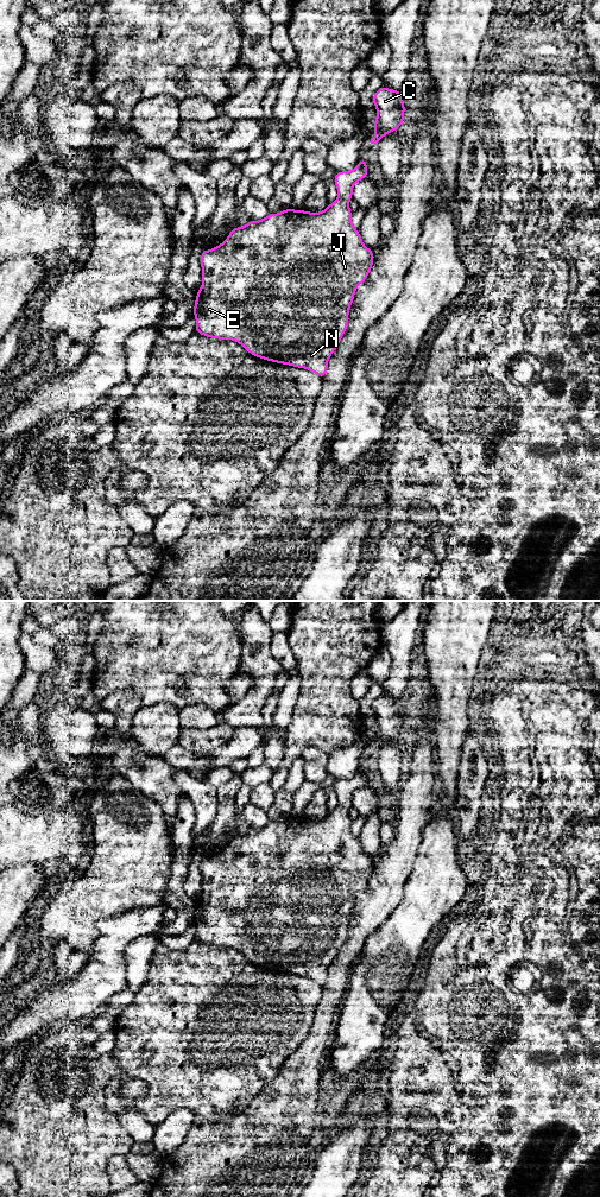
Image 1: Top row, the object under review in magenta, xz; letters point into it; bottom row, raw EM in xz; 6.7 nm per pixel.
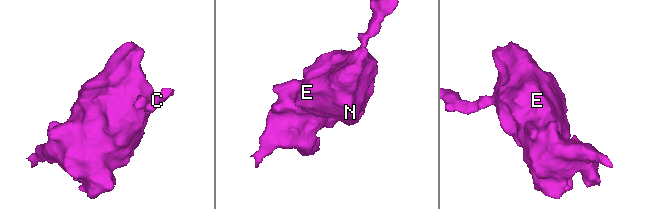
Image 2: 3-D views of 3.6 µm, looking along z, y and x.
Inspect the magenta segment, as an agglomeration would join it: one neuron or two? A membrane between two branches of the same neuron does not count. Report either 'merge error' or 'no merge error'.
no merge error

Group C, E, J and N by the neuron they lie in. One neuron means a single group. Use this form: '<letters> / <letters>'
C E J N

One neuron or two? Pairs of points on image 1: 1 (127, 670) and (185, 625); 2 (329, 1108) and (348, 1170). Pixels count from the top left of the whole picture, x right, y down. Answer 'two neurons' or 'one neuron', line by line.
1: one neuron
2: one neuron

